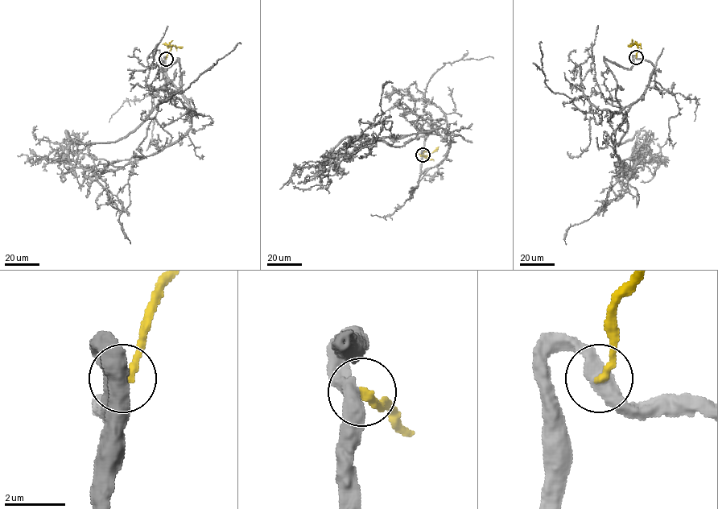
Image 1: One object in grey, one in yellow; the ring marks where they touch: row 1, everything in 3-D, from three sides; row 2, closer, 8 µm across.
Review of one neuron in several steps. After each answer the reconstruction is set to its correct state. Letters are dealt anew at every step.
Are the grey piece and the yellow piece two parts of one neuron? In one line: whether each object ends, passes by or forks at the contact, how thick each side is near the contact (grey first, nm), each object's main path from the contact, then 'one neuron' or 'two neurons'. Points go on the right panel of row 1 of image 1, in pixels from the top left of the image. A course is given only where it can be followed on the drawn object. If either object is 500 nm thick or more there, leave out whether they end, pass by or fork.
500/280 nm | grey via (635, 57), (649, 60), (653, 74), (611, 138), (618, 159), (631, 169), (648, 155), (654, 160), (666, 156) | yellow via (635, 57), (637, 47), (633, 43), (631, 39) | two neurons

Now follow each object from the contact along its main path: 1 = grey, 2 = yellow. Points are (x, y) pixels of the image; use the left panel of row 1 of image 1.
1: (165, 59), (165, 76), (191, 112), (191, 126), (178, 140), (91, 168), (18, 155)
2: (166, 59), (171, 47), (167, 44), (172, 40)

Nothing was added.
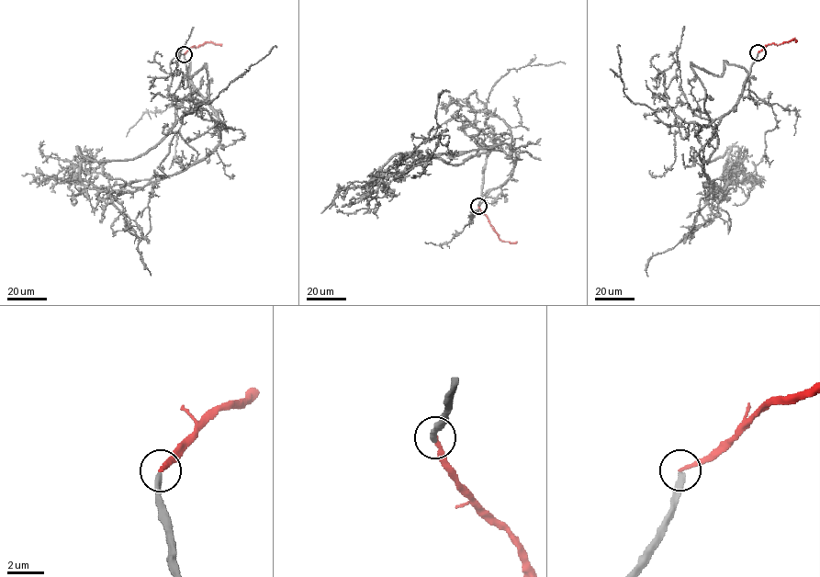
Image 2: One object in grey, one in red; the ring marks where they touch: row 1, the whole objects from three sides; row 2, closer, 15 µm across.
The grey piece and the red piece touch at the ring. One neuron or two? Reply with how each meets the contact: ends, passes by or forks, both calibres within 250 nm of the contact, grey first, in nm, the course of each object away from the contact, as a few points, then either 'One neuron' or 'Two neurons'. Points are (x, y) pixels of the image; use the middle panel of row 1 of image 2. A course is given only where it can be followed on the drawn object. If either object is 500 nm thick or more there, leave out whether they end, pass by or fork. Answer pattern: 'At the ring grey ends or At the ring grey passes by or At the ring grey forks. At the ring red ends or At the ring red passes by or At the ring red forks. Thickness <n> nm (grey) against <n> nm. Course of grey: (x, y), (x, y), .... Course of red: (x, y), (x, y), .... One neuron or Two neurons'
At the ring grey ends. At the ring red ends. Thickness 340 nm (grey) against 220 nm. Course of grey: (478, 206), (512, 173), (516, 154), (509, 146), (434, 155), (389, 177), (353, 181), (321, 213). Course of red: (478, 206), (501, 240), (517, 242). One neuron

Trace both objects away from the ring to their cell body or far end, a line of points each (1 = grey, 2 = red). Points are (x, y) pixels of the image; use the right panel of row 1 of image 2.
1: (758, 52), (738, 102), (699, 153), (707, 178), (722, 190), (741, 174), (747, 180), (761, 175)
2: (758, 52), (769, 44), (794, 39), (795, 42)

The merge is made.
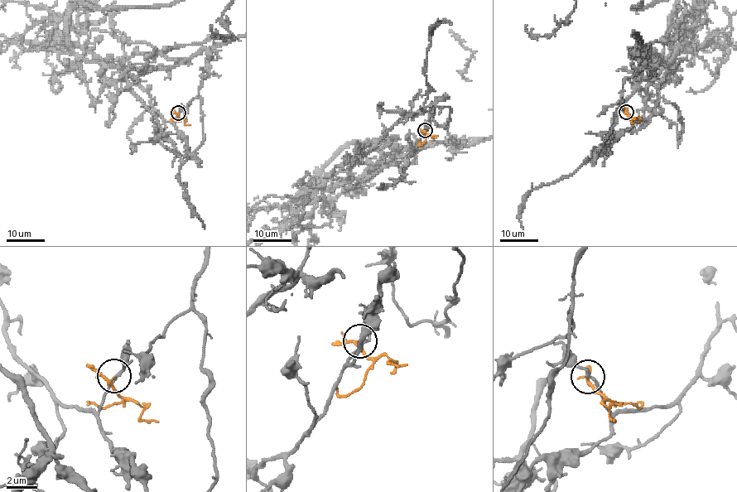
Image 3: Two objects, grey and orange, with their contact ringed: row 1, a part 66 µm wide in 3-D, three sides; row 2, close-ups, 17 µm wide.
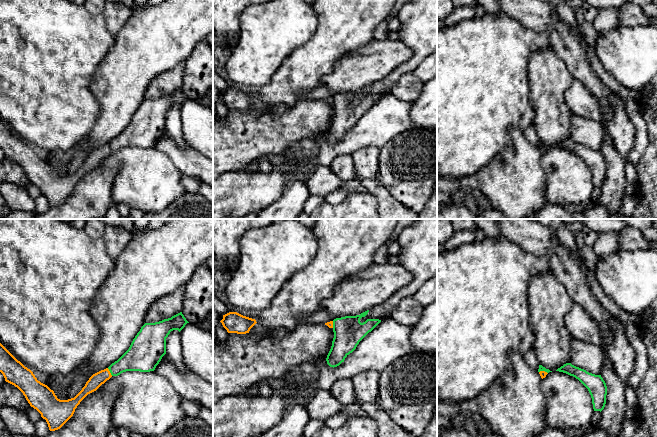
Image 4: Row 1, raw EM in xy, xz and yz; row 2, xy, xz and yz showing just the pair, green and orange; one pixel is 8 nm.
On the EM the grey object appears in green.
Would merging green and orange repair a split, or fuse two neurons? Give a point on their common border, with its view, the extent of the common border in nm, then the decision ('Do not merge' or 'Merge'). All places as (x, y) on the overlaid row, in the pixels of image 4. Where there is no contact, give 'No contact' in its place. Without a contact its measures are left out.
Touches green at xy (110, 372). Shared border 80 nm. Do not merge

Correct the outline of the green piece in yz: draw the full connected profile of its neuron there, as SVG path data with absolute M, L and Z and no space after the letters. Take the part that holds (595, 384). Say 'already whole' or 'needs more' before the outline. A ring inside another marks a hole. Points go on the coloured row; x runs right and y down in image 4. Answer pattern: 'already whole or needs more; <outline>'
already whole; M566 363L556 371L566 373L578 379L589 391L594 411L602 411L606 404L607 386L601 375L595 375L584 369Z

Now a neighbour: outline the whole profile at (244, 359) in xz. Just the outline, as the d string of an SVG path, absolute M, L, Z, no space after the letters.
M305 323L293 331L280 329L272 335L259 333L229 333L225 343L213 345L213 403L223 397L246 392L260 380L279 379L289 370L328 355L333 328L322 323Z

